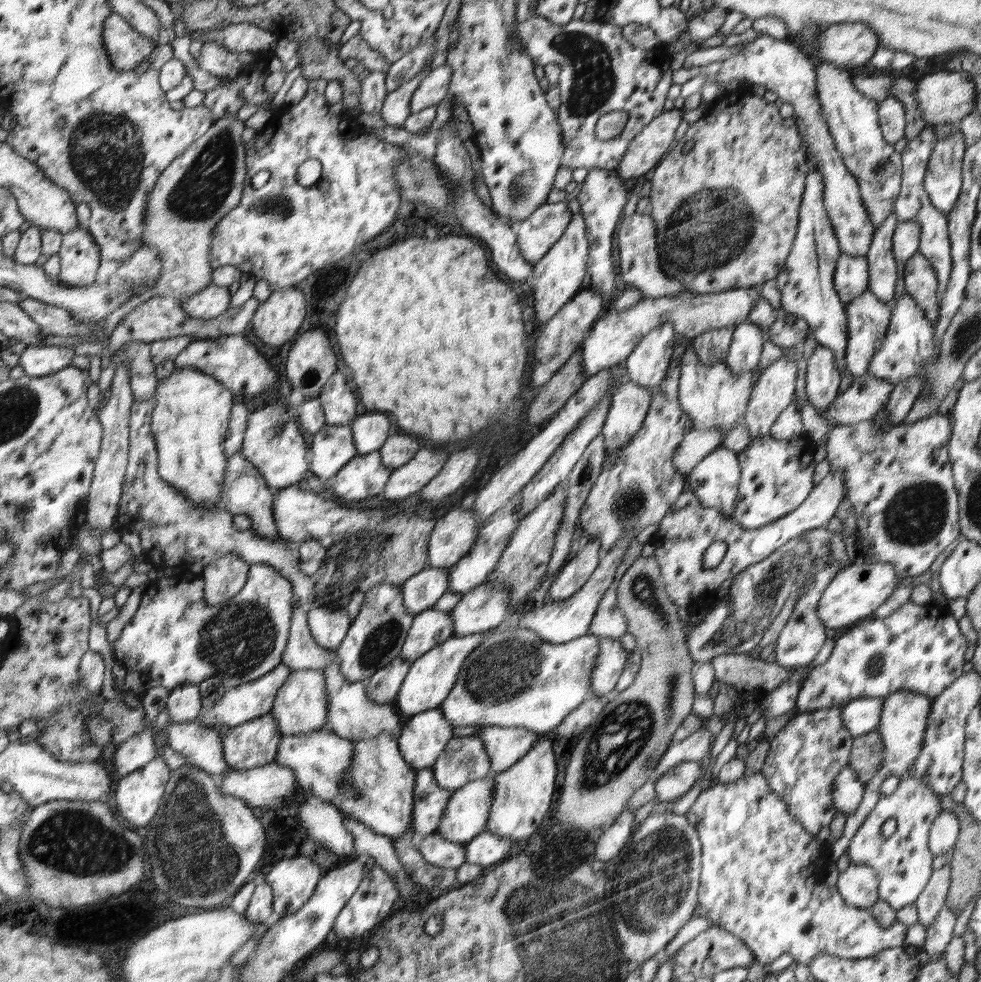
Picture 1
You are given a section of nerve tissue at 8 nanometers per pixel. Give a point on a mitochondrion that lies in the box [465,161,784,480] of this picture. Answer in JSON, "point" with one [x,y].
{"point":[706,229]}

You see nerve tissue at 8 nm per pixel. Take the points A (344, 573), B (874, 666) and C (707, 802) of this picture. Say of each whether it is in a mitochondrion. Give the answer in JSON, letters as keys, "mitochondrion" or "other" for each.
{"A":"mitochondrion","B":"mitochondrion","C":"other"}

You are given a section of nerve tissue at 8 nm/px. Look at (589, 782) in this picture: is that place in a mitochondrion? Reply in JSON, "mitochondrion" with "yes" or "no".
{"mitochondrion":"no"}

